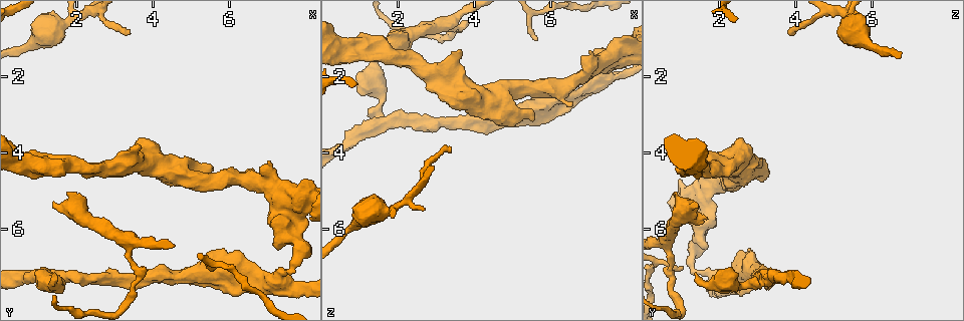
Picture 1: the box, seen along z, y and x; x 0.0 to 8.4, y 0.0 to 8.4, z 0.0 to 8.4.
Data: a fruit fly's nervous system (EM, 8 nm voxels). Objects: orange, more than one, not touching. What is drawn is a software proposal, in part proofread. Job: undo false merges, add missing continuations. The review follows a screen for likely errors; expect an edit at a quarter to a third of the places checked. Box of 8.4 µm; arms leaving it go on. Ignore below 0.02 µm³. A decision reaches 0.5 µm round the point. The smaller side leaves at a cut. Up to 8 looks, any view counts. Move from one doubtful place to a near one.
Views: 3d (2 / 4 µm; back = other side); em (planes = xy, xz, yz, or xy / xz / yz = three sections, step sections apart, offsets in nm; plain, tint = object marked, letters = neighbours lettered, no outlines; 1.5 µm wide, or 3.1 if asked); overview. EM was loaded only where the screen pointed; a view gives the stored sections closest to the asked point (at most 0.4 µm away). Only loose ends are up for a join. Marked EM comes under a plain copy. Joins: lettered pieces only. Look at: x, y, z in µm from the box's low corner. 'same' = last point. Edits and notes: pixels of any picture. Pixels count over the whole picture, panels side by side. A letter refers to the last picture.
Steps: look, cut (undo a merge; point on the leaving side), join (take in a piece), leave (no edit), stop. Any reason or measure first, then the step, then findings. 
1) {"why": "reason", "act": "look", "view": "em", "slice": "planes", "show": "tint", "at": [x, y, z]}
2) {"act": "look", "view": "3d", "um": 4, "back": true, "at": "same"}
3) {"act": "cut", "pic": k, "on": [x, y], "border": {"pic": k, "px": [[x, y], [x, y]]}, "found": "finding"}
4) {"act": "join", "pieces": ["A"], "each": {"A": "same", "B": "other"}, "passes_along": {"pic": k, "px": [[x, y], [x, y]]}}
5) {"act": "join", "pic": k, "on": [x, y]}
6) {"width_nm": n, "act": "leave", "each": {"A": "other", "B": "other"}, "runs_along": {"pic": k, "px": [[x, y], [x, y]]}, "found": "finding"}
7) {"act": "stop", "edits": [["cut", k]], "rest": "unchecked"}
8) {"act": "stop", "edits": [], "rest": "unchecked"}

{"why": "an open end", "act": "look", "view": "3d", "um": 2, "at": [7.05, 4.20, 1.30]}

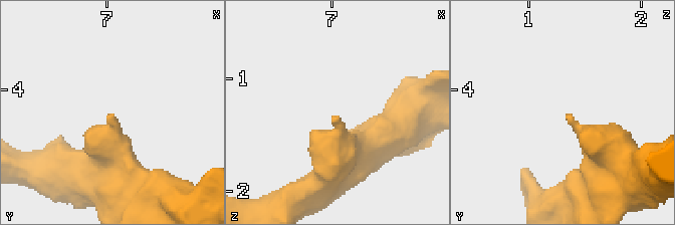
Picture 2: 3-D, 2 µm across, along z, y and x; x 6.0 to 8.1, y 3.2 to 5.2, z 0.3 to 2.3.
{"act": "look", "view": "em", "slice": "planes", "show": "letters", "at": [7.04, 4.26, 1.32]}

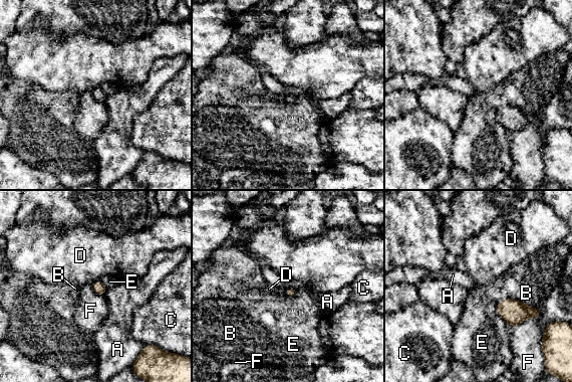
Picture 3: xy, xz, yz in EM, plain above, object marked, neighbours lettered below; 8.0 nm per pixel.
{"act": "leave", "each": {"A": "other", "B": "other", "C": "other", "D": "other", "E": "other", "F": "other"}, "border": {"pic": 3, "px": [[286, 288], [297, 290]]}, "found": "no lettered piece goes on from it"}

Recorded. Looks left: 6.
{"why": "an open end", "act": "look", "view": "3d", "um": 2, "at": [1.40, 5.30, 1.40]}

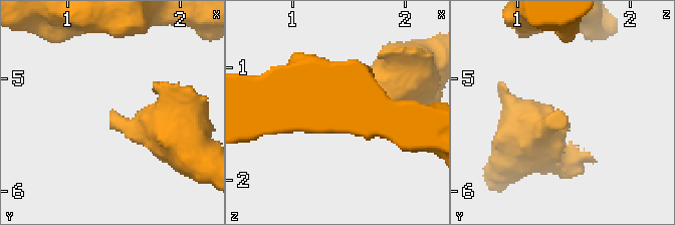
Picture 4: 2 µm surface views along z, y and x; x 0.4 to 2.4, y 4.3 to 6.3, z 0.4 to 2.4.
{"why": "shape alone is not enough", "act": "look", "view": "em", "slice": "xz", "step": 8, "show": "letters", "at": [1.38, 5.30, 1.42]}

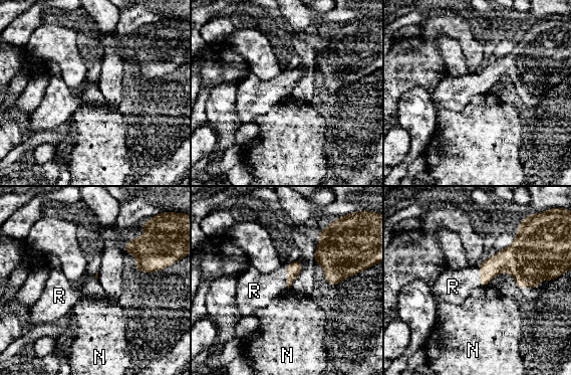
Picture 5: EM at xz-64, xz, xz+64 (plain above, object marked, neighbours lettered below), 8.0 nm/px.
{"act": "look", "view": "em", "slice": "planes", "show": "letters", "at": "same"}

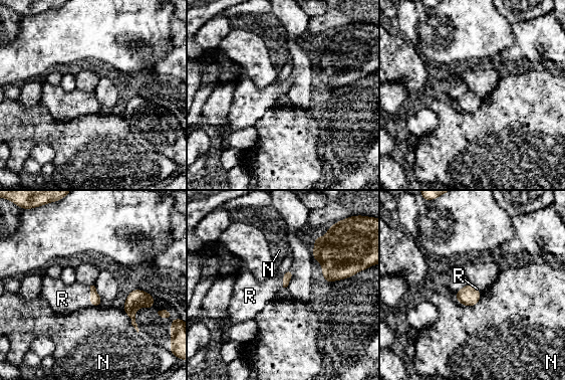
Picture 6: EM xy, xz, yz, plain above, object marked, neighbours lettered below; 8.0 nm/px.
{"act": "join", "pieces": ["R"], "each": {"N": "other", "R": "same"}, "found": "the neuron continues"}

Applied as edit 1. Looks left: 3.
{"act": "stop", "edits": [["join", 6]], "rest": "unchecked"}

